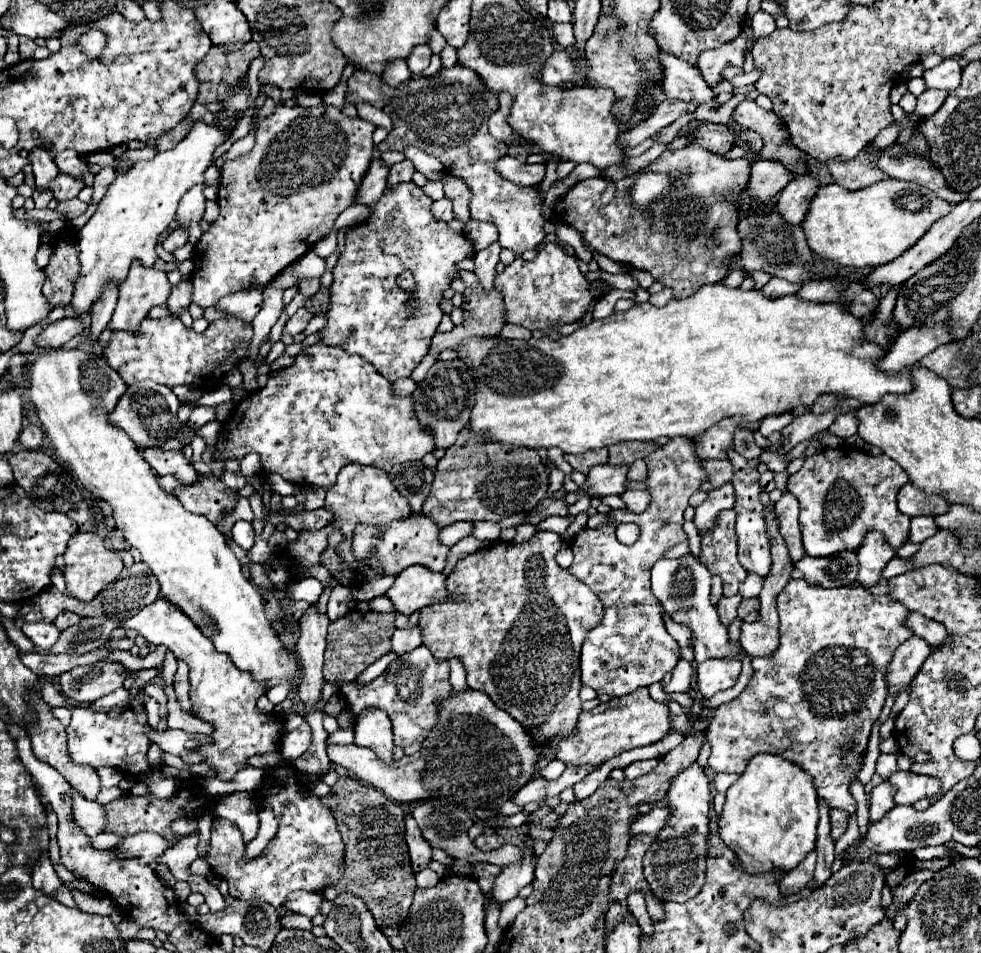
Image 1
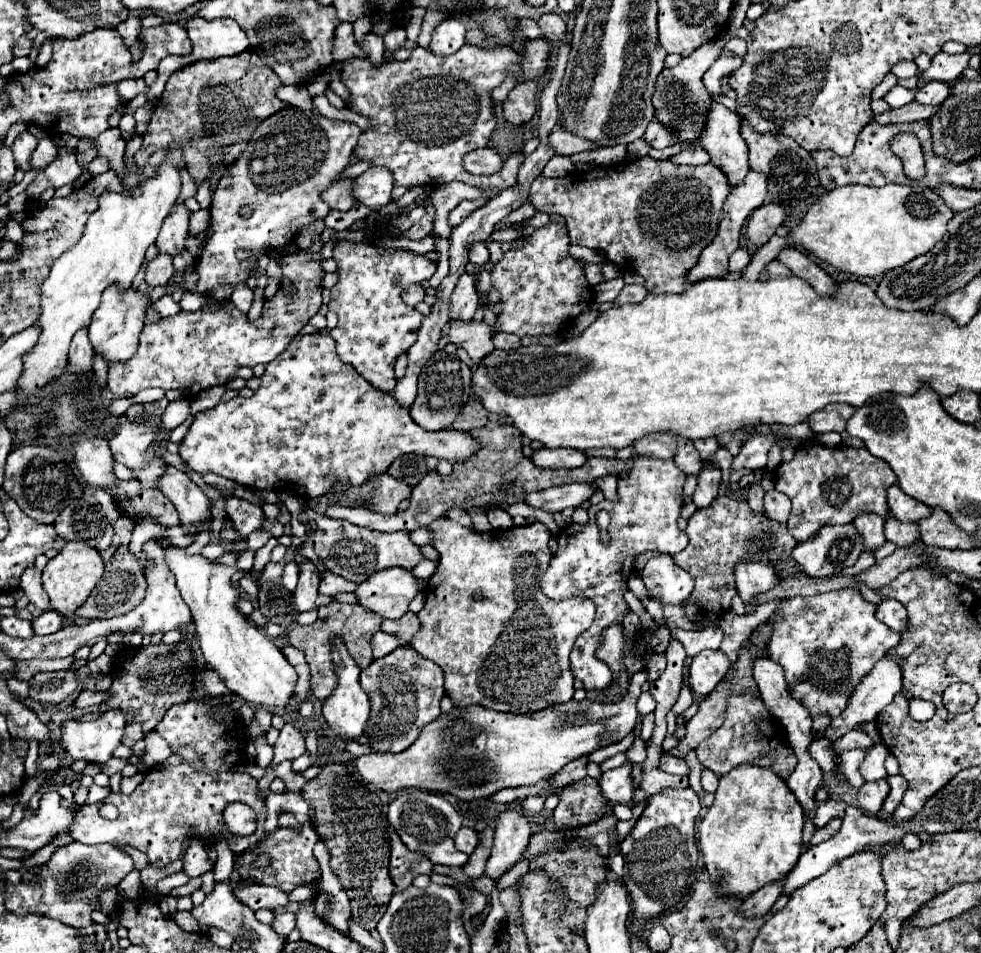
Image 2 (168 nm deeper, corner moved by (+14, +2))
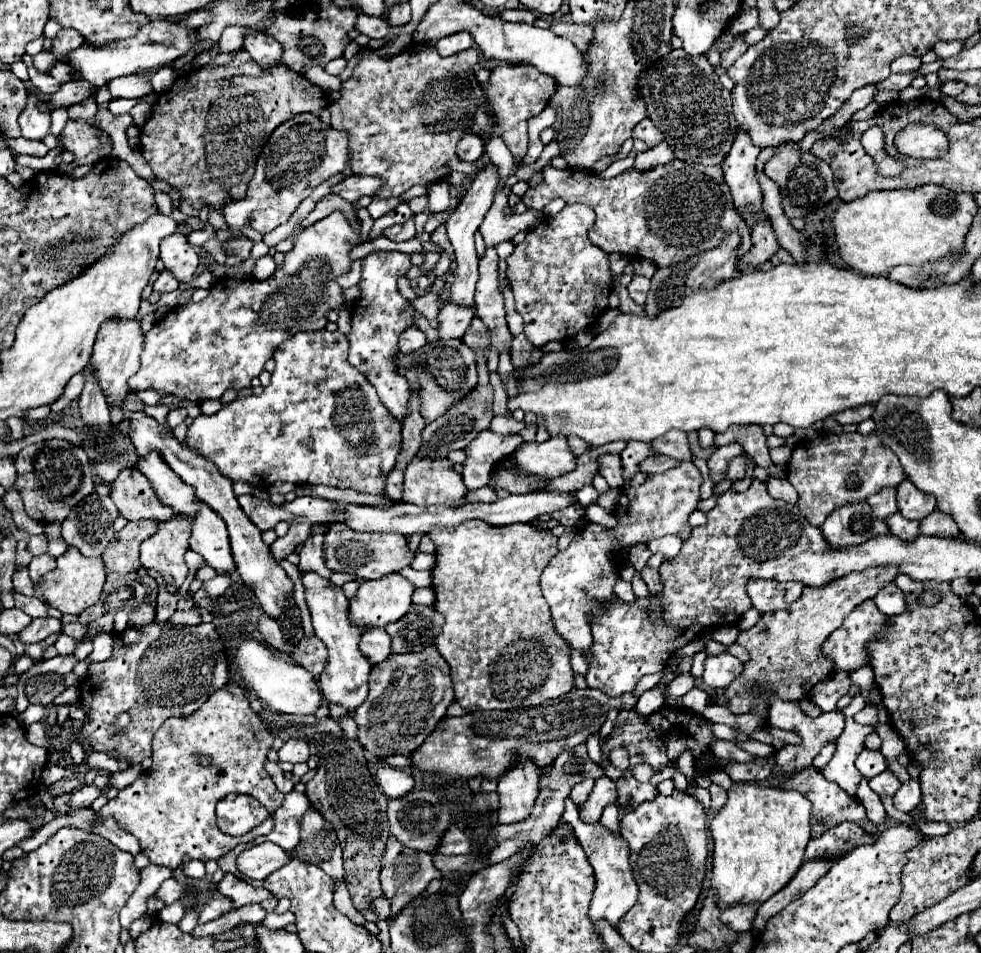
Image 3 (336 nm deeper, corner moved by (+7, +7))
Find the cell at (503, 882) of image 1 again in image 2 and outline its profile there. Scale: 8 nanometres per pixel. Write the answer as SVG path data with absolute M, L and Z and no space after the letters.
M508 808L496 818L492 856L486 864L486 876L498 880L526 850L530 840L530 822L518 808Z

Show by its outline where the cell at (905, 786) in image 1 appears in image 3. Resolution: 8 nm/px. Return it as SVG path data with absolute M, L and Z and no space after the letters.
M909 779L901 785L901 789L893 795L893 805L899 811L913 811L921 801L921 789L919 789L919 781L917 779Z

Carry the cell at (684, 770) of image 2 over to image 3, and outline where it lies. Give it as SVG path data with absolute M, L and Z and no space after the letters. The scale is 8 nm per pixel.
M733 783L727 793L729 799L725 807L709 825L713 837L711 887L723 907L767 901L783 889L803 865L805 845L811 839L811 801L799 791L759 787L753 783Z

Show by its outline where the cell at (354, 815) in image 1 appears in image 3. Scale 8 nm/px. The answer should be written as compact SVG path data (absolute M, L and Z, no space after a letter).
M293 717L291 723L283 723L287 727L281 729L281 735L315 735L315 741L323 741L321 745L321 759L317 775L307 783L305 795L311 801L311 807L317 809L335 829L343 859L345 859L345 885L351 891L351 899L355 909L367 921L389 919L391 903L383 895L379 875L383 869L383 855L387 849L387 839L391 835L389 821L387 821L387 803L389 799L383 795L379 783L373 779L371 771L367 769L367 759L363 747L357 741L351 741L339 723L331 717Z

